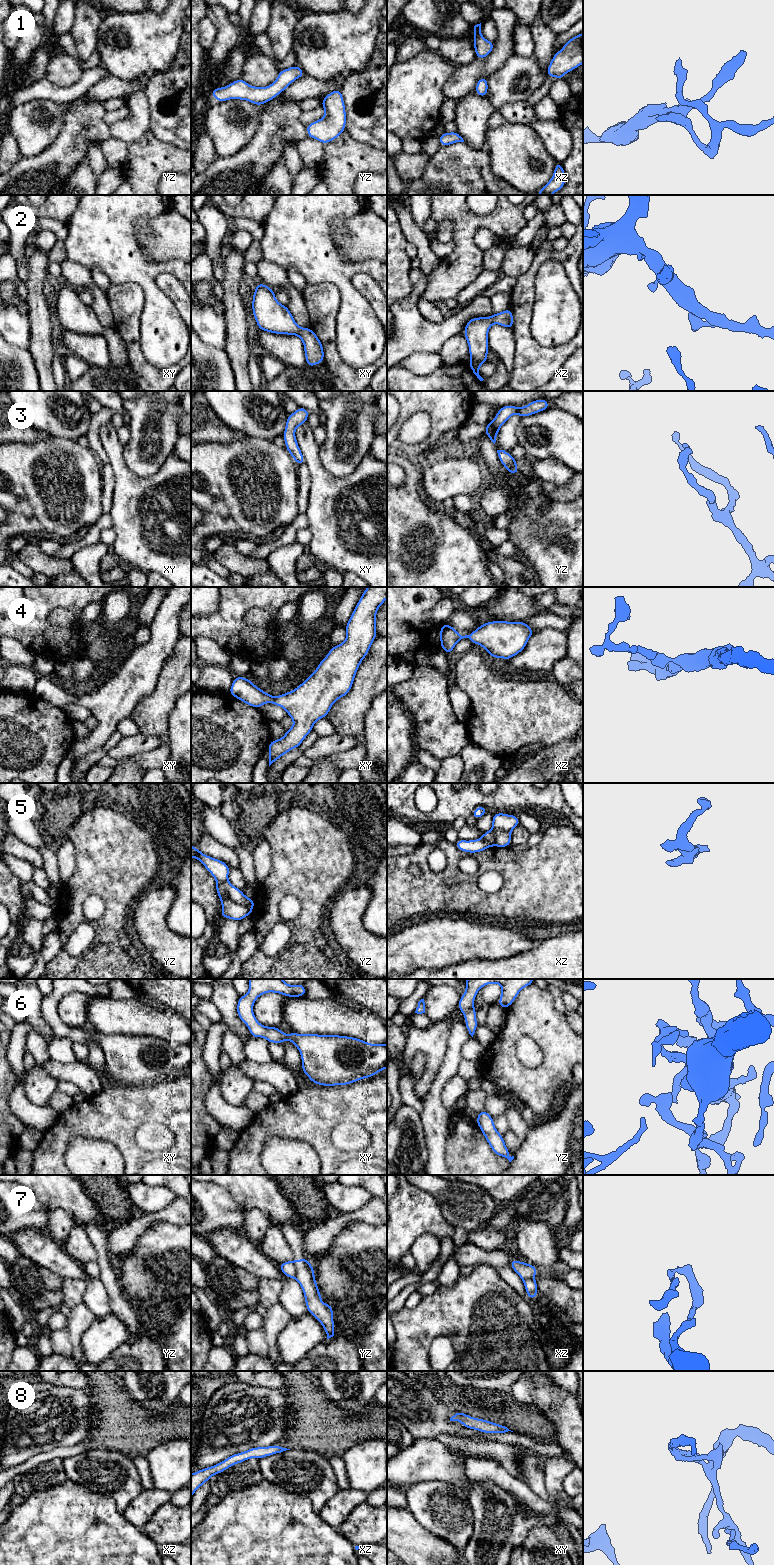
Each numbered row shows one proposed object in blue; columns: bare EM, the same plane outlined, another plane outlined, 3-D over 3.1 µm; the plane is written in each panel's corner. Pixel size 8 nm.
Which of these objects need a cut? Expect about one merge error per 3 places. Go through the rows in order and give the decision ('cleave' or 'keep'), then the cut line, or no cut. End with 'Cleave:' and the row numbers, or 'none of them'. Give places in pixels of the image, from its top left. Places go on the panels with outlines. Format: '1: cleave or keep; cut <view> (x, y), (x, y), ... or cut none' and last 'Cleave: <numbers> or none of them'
1: keep; cut none
2: keep; cut none
3: keep; cut none
4: keep; cut none
5: cleave; cut yz (221, 899), (228, 898), (245, 904), (252, 909)
6: keep; cut none
7: cleave; cut yz (292, 1261), (295, 1267), (295, 1277)
8: keep; cut none
Cleave: 5, 7

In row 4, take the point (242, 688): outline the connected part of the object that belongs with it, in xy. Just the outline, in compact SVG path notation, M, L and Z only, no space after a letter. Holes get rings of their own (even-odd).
M368 587L361 595L348 623L345 625L346 639L340 645L333 646L316 670L294 690L273 697L254 685L248 678L237 676L230 687L229 694L240 701L256 708L265 703L273 703L286 710L294 722L284 736L271 740L269 751L269 766L292 749L300 747L306 736L313 730L314 723L325 718L335 701L349 693L356 672L362 660L367 656L377 635L376 613L387 599L387 587Z

